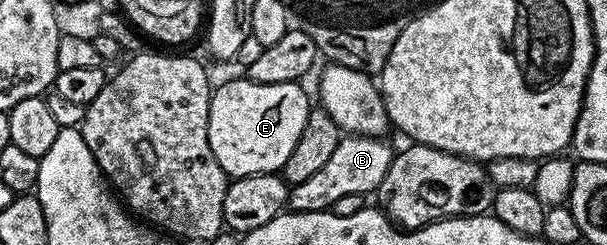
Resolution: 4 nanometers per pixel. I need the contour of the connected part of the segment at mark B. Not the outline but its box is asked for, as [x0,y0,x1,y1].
[289,135,395,212]

